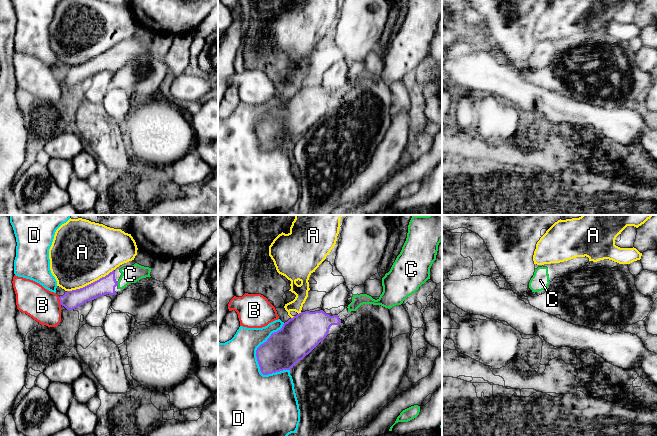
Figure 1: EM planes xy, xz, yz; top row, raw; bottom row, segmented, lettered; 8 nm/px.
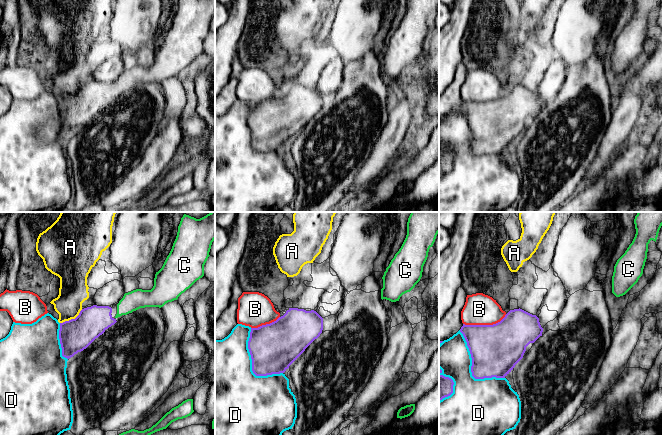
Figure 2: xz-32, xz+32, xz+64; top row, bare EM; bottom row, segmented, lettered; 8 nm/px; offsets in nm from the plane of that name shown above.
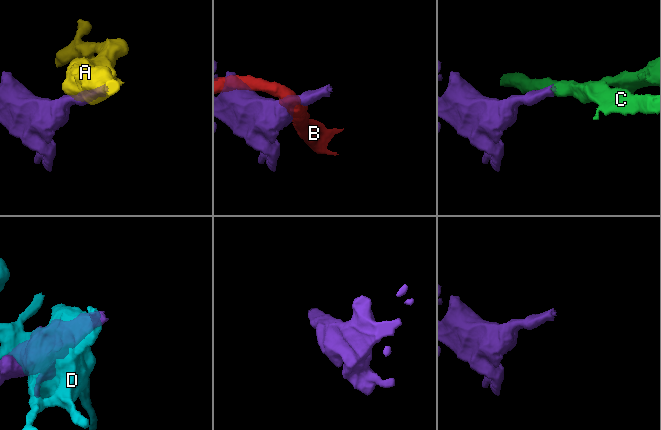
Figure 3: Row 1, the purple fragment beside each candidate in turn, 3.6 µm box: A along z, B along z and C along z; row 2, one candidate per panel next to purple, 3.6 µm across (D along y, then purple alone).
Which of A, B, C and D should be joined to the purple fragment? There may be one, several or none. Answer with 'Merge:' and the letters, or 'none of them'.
Merge: C

